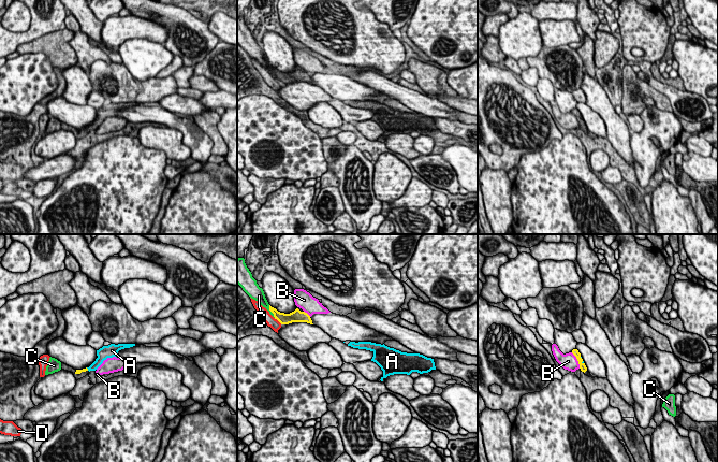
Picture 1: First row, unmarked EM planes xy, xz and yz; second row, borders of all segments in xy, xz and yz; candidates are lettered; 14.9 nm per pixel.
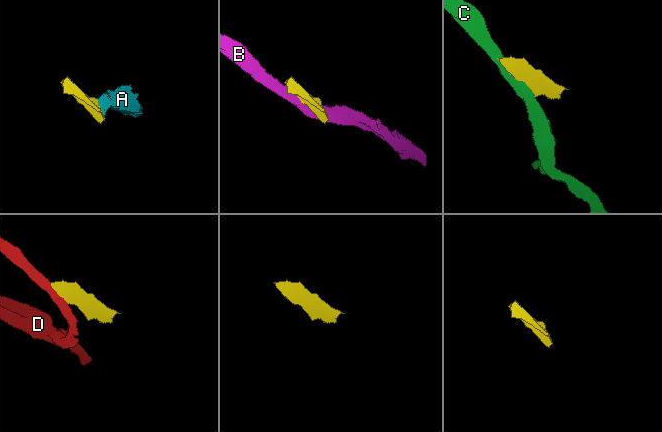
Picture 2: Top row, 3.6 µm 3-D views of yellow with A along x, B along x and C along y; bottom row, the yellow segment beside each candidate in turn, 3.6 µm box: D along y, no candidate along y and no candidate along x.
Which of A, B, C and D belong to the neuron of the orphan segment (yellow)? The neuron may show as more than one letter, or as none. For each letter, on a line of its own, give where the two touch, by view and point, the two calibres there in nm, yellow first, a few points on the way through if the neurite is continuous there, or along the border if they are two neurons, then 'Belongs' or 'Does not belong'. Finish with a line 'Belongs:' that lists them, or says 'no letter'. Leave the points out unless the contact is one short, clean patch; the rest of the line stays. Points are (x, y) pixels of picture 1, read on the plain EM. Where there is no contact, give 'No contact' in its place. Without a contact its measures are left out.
A: Touches yellow at yz (582, 120). Thickness 100 nm (yellow) against 30 nm. Path across: yz (583, 127), (582, 120), (583, 120). Belongs
B: Touches yellow at yz (577, 119). Thickness 100 nm (yellow) against 240 nm. Does not belong
C: Touches yellow at xz (272, 71). Thickness 160 nm (yellow) against 140 nm. Does not belong
D: Touches yellow at xz (278, 80). Thickness 160 nm (yellow) against 160 nm. Boundary: xz (274, 77), (281, 83). Does not belong
Belongs: A

